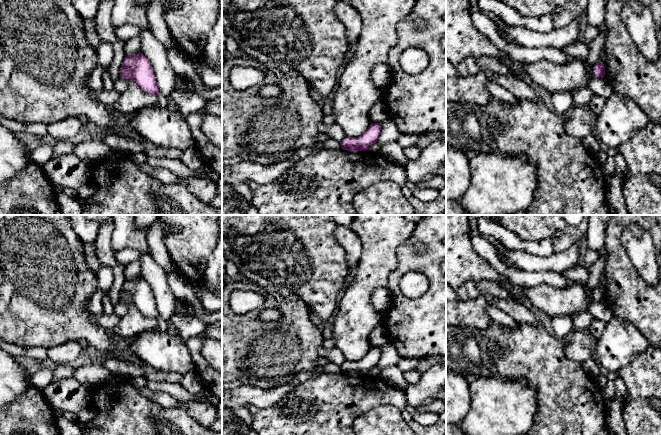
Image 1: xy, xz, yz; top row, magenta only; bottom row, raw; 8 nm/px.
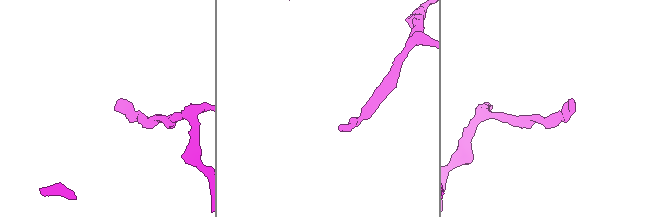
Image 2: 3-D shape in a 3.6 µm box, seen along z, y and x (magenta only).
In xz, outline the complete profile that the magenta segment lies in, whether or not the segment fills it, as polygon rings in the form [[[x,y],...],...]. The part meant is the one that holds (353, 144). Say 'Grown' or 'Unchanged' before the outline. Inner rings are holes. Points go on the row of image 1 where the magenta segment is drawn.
Unchanged. [[[372,123],[359,137],[346,136],[340,143],[343,150],[350,152],[367,151],[369,146],[376,143],[380,135],[380,123]]]

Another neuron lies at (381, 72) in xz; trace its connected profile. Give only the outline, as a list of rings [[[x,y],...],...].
[[[377,64],[372,70],[372,80],[379,89],[390,83],[390,68],[387,64]]]

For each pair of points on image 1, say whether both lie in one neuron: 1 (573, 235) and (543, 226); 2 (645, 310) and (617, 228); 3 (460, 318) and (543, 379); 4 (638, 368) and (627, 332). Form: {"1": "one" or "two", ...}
{"1": "one", "2": "one", "3": "two", "4": "two"}

